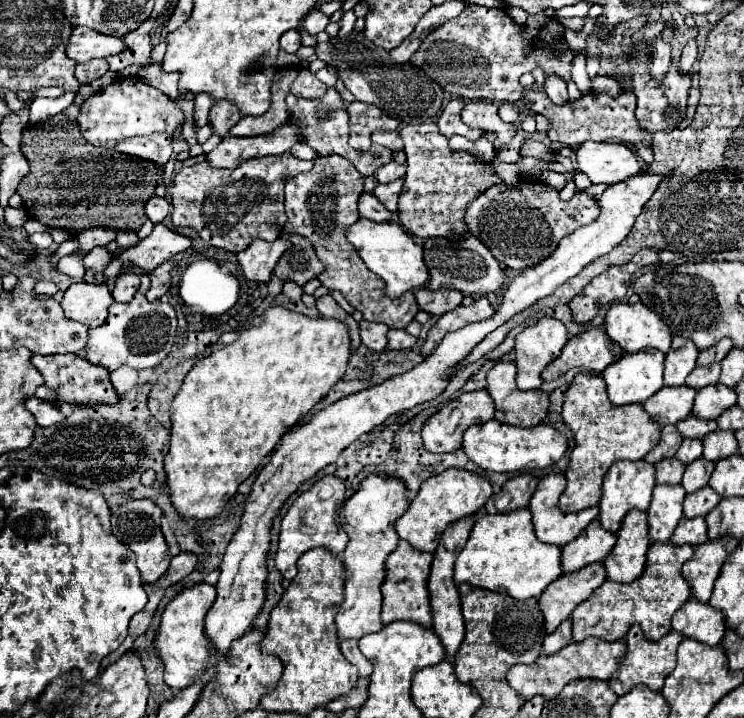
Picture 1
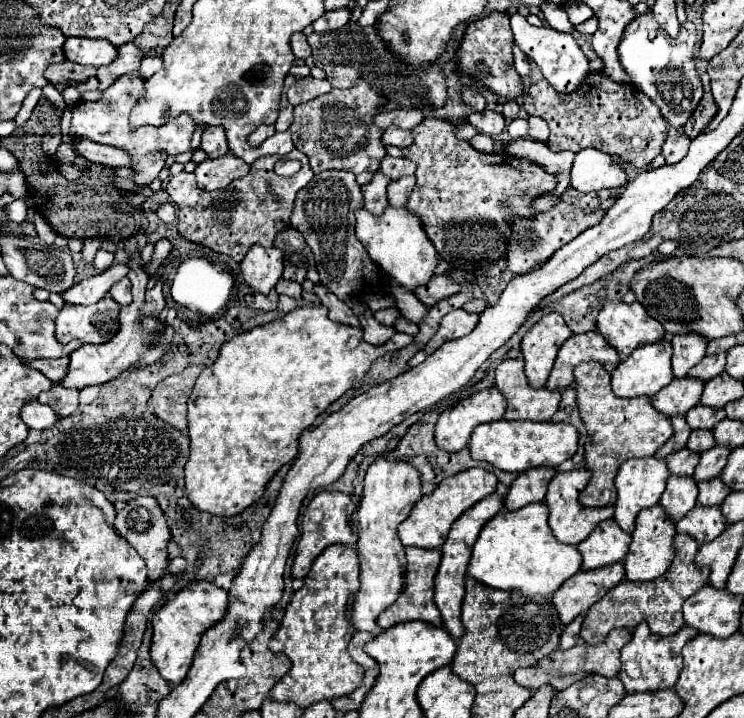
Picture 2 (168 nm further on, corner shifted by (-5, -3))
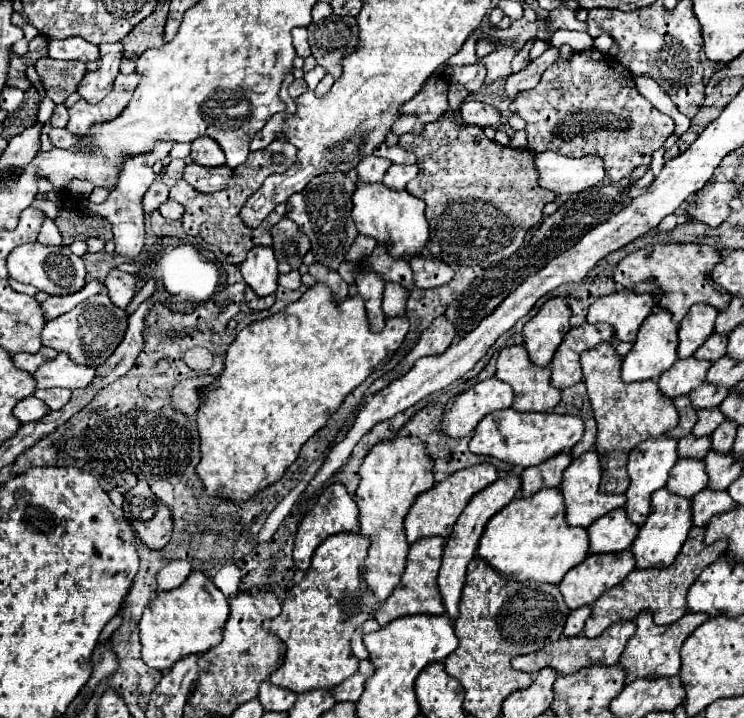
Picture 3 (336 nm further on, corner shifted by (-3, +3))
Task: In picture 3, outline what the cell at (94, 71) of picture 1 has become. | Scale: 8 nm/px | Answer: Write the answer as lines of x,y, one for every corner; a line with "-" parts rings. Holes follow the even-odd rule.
51,57
37,59
35,71
41,77
41,85
49,99
53,99
55,105
63,103
71,93
77,91
79,81
87,73
85,63
77,61
57,61

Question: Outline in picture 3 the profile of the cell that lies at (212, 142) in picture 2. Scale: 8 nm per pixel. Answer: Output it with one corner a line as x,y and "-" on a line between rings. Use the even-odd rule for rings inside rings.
209,137
191,143
191,159
193,163
203,165
203,167
225,165
223,151
219,149
219,145
215,145
215,141
209,141

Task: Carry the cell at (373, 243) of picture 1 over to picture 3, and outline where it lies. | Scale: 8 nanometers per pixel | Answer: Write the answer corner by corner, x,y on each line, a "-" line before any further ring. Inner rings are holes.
359,179
355,183
353,221
361,235
369,235
369,237
377,239
379,243
387,243
389,253
393,257
409,259
413,255
419,255
429,241
429,229
427,229
427,221
425,221
423,201
409,195
407,191
393,191
383,181
369,183
369,181

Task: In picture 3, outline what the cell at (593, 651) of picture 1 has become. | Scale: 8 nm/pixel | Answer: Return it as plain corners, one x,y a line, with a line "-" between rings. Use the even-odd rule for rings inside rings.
619,621
595,639
587,639
585,635
561,637
559,641
545,645
541,651
535,651
529,655
519,655
519,657
511,659
511,667
519,669
519,671
527,671
531,675
535,675
543,667
553,667
557,673
567,675
567,673
575,673
581,667
589,667
589,665
615,665
625,649
625,643
633,637
633,633
635,633
635,621

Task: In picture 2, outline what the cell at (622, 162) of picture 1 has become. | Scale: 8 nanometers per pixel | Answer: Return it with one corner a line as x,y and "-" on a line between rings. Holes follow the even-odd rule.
581,149
571,169
571,187
589,193
599,189
617,189
627,183
627,171
611,155
599,149

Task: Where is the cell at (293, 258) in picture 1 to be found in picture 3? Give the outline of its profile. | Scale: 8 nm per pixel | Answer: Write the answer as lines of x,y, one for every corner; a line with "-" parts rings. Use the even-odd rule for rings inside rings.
283,217
271,229
271,235
273,235
273,251
279,261
279,273
299,269
305,253
309,251
307,235
289,217

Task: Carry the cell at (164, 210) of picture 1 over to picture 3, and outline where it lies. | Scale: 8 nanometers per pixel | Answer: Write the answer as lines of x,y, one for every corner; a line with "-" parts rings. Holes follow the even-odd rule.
165,201
161,207
159,207
159,213
165,217
165,219
181,219
183,217
183,205
175,203
175,201

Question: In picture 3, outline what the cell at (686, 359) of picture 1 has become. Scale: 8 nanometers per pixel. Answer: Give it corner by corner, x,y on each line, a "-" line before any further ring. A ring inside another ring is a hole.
697,303
689,309
687,317
681,321
679,327
679,357
691,357
697,347
705,343
705,339
713,333
717,309
707,303

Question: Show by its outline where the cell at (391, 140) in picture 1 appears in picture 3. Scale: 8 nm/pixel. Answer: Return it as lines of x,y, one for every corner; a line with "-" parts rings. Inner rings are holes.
401,115
401,117
395,121
395,125
393,125
391,131
397,133
397,135
421,133
421,131
423,131
423,123
421,123
421,119
415,117
415,115

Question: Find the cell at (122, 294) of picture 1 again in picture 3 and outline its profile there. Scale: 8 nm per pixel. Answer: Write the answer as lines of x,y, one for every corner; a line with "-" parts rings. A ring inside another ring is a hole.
119,269
109,271
109,275
105,277
105,287
107,287
107,291
109,291
107,295
115,307
121,307
121,309
127,307
127,303
135,295
135,281
137,281
135,275
123,273

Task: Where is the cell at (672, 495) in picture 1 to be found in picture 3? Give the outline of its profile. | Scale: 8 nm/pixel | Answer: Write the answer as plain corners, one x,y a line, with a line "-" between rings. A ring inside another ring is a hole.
681,457
667,481
667,489
675,495
691,499
695,493
699,493
703,487
707,487
707,471
705,471
705,461
703,459
691,459
691,457

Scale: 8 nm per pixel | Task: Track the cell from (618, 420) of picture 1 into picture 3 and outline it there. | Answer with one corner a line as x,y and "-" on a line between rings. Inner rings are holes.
615,341
599,343
591,351
581,353
583,381
587,385
587,393
591,399
591,407
597,421
597,453
601,457
603,477
601,477
601,493
625,493
629,487
627,461
629,453
635,445
645,439
657,437
673,429
679,421
677,409
671,397
665,397
655,381
643,383
625,383
621,379
621,355
615,351

